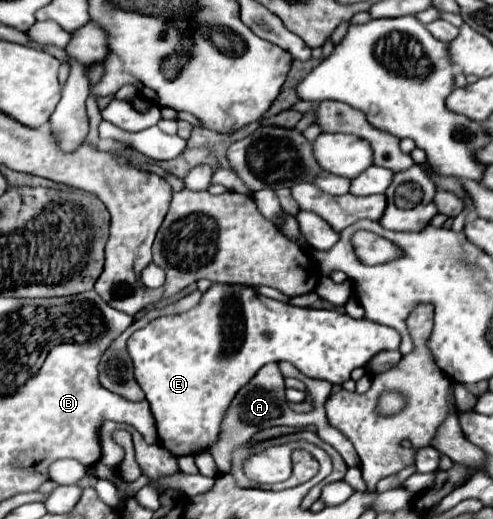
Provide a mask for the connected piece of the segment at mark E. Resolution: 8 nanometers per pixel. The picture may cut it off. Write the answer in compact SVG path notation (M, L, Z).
M213 284L201 298L201 302L185 314L163 316L131 334L127 342L129 356L133 360L133 374L151 404L151 412L157 420L159 442L171 454L187 456L209 450L219 440L221 422L229 410L235 394L269 362L289 360L309 378L321 378L331 384L343 384L351 372L365 366L375 354L383 350L397 350L401 336L397 330L369 322L365 318L355 320L349 314L325 308L297 308L279 300L265 298L251 286L239 284Z

